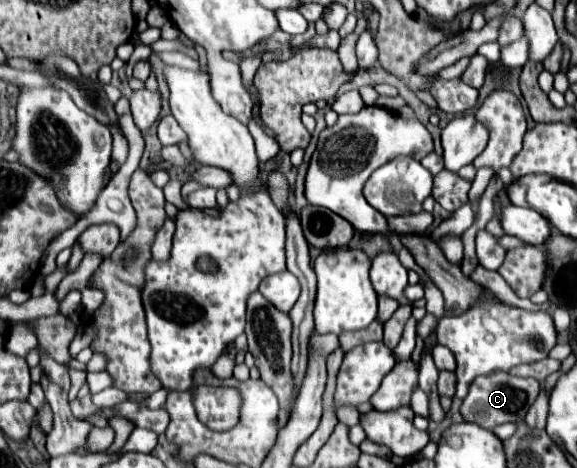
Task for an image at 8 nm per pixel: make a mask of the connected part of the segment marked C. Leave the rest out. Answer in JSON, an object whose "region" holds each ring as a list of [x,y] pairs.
{"region":[[[491,373],[487,377],[475,379],[469,395],[463,399],[461,415],[469,423],[477,423],[483,429],[493,429],[495,425],[523,419],[529,407],[535,403],[539,391],[541,391],[541,385],[533,377],[523,379],[523,377],[511,377],[509,373]]]}

